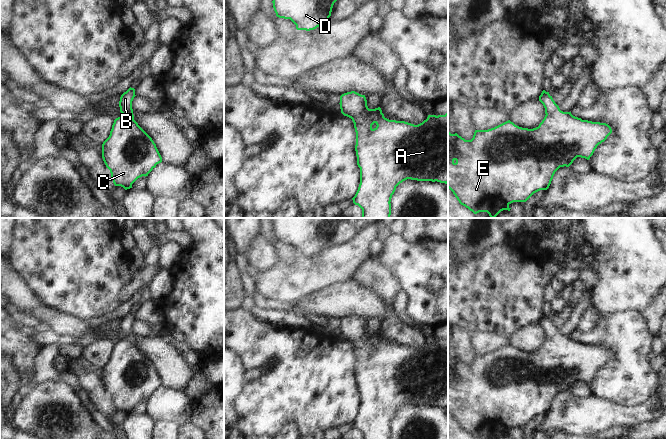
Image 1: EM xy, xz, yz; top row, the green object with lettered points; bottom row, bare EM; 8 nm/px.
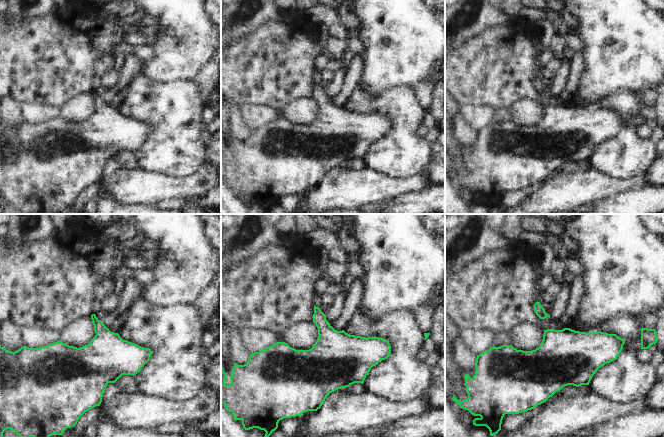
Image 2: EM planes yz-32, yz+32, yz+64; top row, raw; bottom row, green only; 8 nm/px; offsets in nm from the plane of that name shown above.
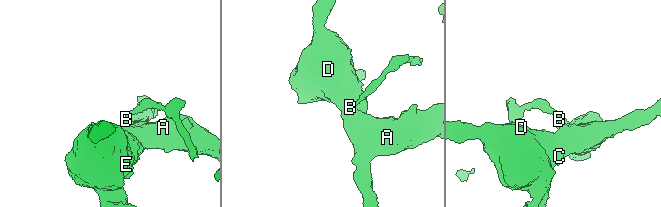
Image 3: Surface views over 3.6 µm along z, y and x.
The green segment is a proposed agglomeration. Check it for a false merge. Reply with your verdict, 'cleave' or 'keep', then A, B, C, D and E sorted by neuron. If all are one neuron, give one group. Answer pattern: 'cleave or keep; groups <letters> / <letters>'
keep; groups A B C D E

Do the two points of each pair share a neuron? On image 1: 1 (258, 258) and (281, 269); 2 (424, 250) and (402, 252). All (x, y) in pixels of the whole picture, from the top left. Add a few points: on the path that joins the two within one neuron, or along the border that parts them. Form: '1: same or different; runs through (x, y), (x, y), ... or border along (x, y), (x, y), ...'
1: different; border along (279, 260), (267, 269), (259, 271)
2: same; runs through (419, 252), (407, 252)

